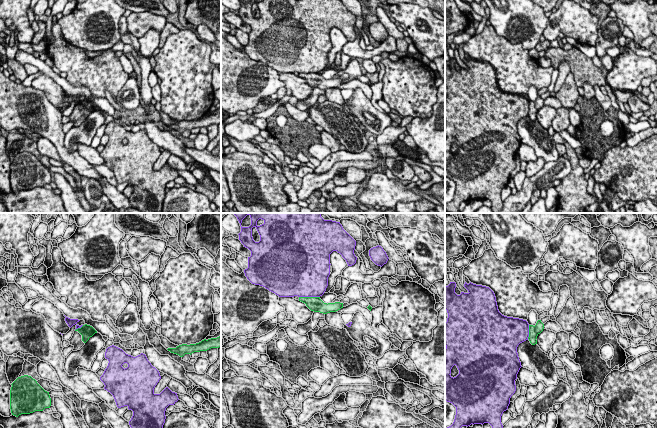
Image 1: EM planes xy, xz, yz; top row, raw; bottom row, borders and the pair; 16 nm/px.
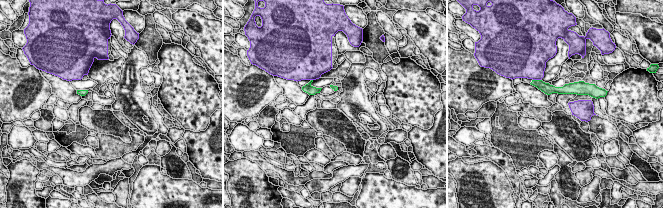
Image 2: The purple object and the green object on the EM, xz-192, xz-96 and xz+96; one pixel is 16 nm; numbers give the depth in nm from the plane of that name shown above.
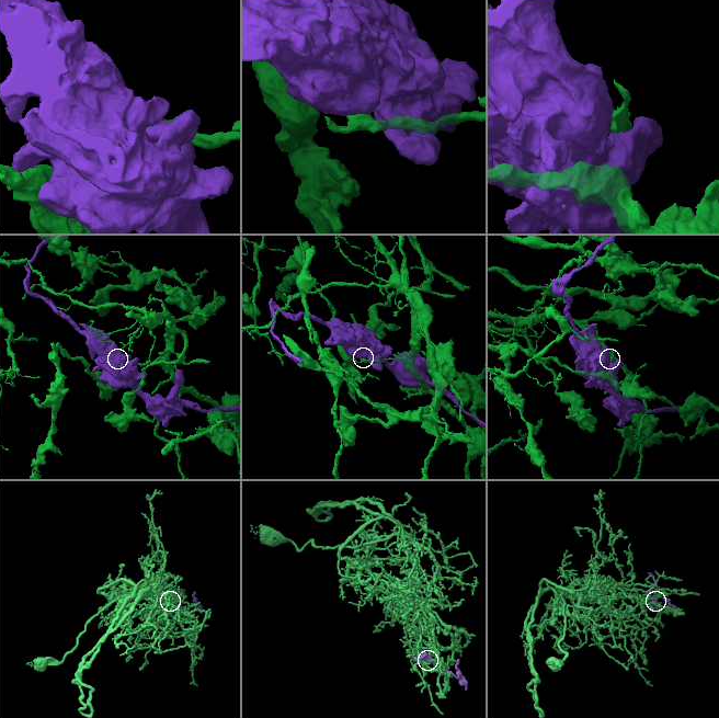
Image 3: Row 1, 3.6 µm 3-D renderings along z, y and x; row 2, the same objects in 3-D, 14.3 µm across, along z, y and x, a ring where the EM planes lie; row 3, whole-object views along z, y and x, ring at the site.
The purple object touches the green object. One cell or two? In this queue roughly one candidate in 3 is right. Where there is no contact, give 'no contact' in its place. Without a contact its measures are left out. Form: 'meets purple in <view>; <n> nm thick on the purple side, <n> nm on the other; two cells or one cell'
meets purple in xz; 500 nm thick on the purple side, 240 nm on the other; two cells

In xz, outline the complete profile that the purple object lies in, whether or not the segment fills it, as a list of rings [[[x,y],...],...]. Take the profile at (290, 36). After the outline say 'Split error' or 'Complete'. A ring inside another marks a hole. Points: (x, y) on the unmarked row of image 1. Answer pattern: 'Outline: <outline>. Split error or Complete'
Outline: [[[251,0],[242,3],[238,10],[239,16],[251,27],[248,33],[248,44],[244,46],[247,55],[255,61],[260,61],[279,73],[320,73],[328,62],[330,51],[330,30],[337,27],[346,36],[348,42],[356,39],[354,30],[356,17],[343,5],[341,0]],[[255,3],[260,11],[260,17],[255,18],[252,4]]]. Complete

